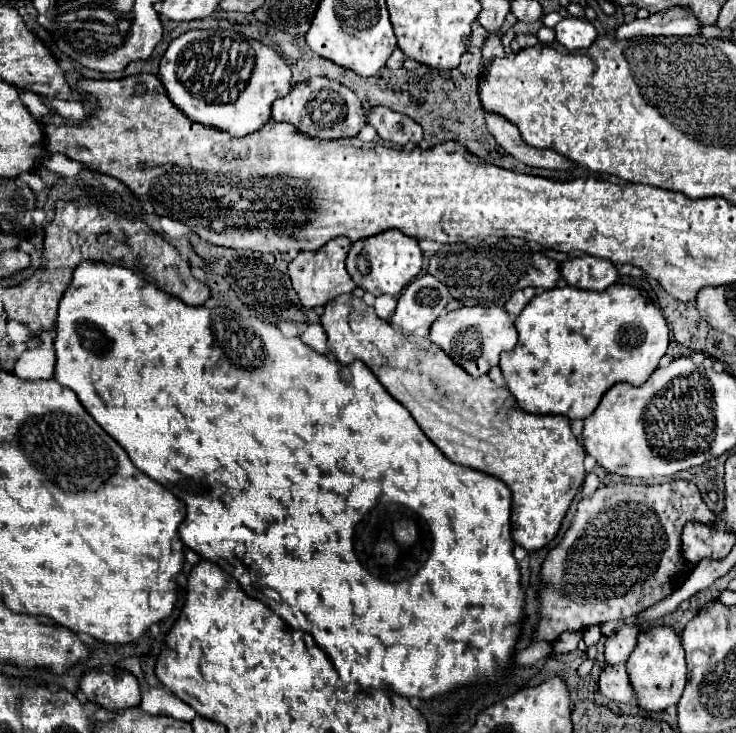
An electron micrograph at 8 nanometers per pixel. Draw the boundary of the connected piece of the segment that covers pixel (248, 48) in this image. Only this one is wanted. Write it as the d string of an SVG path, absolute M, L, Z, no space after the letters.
M188 30L170 42L168 50L160 60L160 80L166 86L170 100L190 120L206 126L222 128L230 136L248 136L258 132L272 112L272 102L290 92L290 66L280 58L276 50L260 44L258 40L246 38L234 30Z

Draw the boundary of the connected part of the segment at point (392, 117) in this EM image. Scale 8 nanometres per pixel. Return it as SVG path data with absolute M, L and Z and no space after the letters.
M374 106L366 112L366 120L376 128L382 140L406 146L410 142L418 144L422 140L422 126L416 124L410 116L390 110L386 106Z

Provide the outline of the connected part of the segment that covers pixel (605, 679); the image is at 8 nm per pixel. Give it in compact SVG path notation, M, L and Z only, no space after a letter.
M606 666L600 674L598 688L612 702L628 704L628 702L636 700L634 688L630 684L630 678L628 678L628 672L624 666Z

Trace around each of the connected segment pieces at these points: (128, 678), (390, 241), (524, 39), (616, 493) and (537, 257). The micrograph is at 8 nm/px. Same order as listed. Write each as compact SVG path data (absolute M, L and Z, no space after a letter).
M124 670L88 672L80 680L80 690L90 702L98 704L108 712L136 708L140 706L140 698L142 698L138 680Z
M386 230L378 236L372 236L370 240L354 242L346 258L346 270L362 290L374 296L398 296L402 288L422 270L422 258L422 250L414 238L402 234L400 230Z
M520 34L520 36L516 36L512 40L512 52L520 52L520 50L524 50L528 46L536 46L536 44L538 44L536 36L524 36L524 34Z
M686 480L666 484L600 486L592 496L580 500L570 528L542 564L542 620L536 628L534 640L554 642L566 630L584 630L592 624L604 624L618 618L628 620L664 600L690 574L686 570L692 570L682 558L682 526L686 522L702 522L714 528L714 518L716 516L704 504L696 484Z
M504 240L494 244L480 242L478 246L464 242L444 244L430 258L428 272L442 280L450 288L452 298L460 300L464 306L502 306L516 290L522 290L526 286L540 290L556 288L558 280L562 278L558 262L548 258L544 250L530 248L530 244L512 246Z

